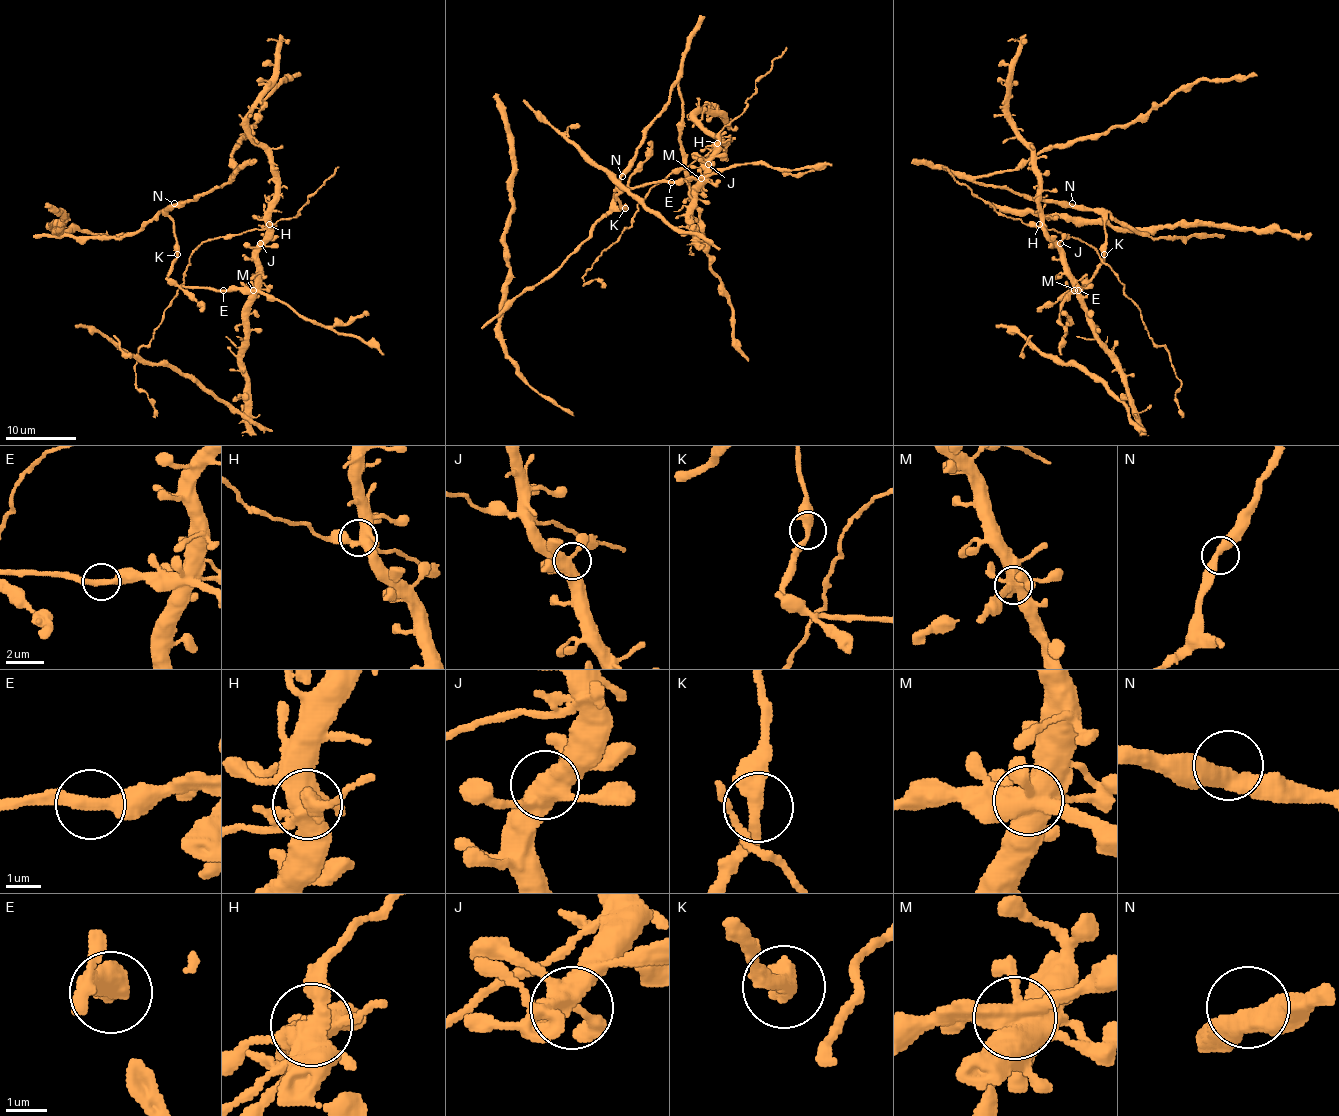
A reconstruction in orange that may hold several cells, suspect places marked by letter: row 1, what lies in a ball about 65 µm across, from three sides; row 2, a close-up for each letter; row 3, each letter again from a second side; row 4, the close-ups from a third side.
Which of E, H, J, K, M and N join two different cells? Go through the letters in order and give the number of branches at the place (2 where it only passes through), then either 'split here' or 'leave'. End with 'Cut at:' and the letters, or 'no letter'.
E: 2 branches meet; split here
H: 5 branches meet; leave
J: 5 branches meet; leave
K: 2 branches meet; leave
M: 7 branches meet; split here
N: 2 branches meet; leave
Cut at: E, M

